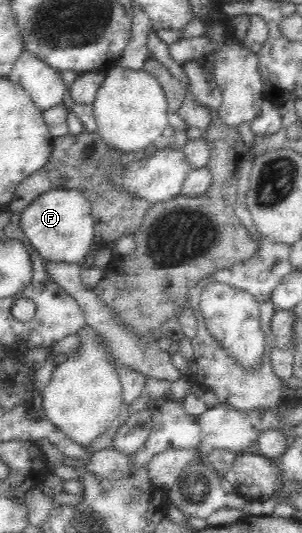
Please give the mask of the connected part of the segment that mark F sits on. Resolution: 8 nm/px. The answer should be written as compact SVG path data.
M51 188L46 193L38 196L38 199L34 199L16 219L22 226L30 245L38 250L38 253L42 254L44 260L56 263L85 265L85 262L90 260L91 255L95 252L92 241L94 241L94 222L96 220L89 201L82 197L78 191Z

